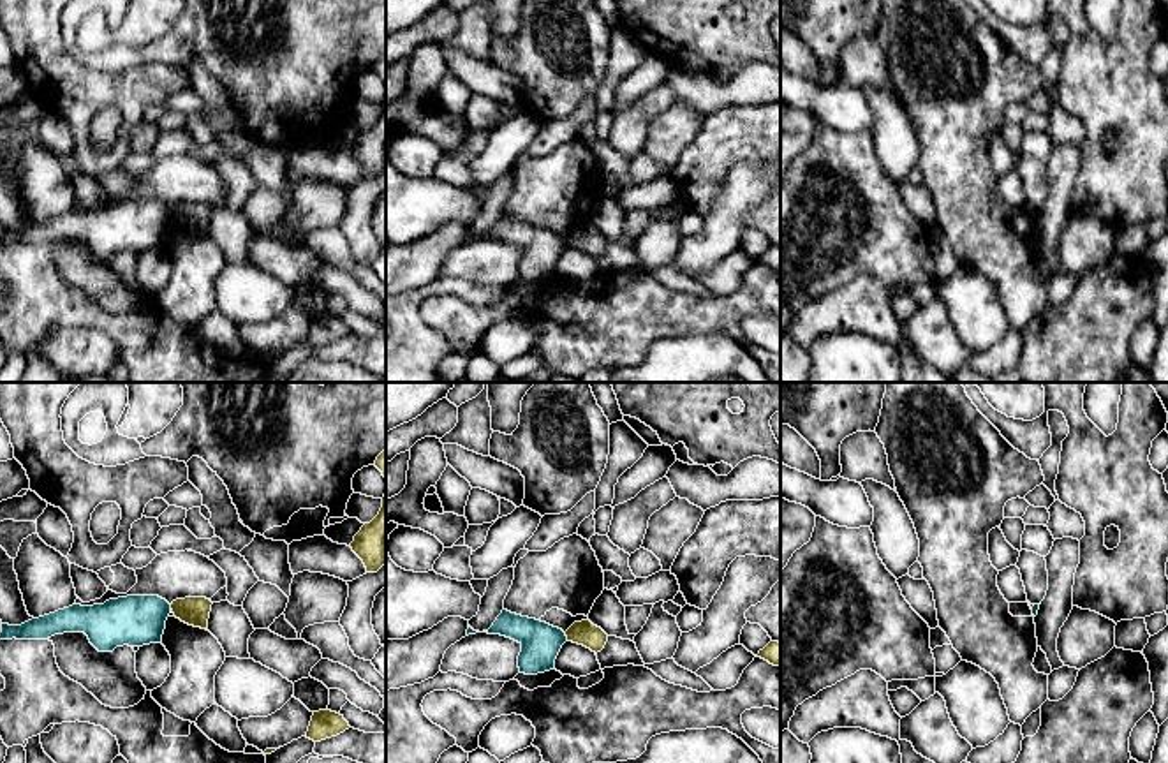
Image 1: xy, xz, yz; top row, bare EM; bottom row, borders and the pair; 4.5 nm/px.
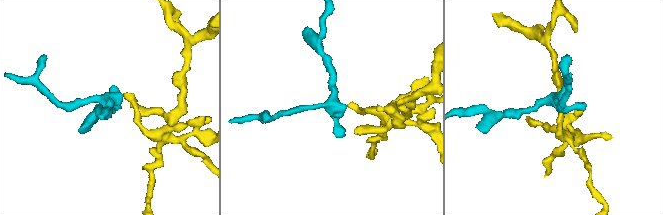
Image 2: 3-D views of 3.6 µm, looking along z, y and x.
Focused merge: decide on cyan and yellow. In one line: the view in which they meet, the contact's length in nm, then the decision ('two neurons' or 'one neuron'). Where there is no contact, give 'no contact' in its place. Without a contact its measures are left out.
xz | 40 nm | two neurons

